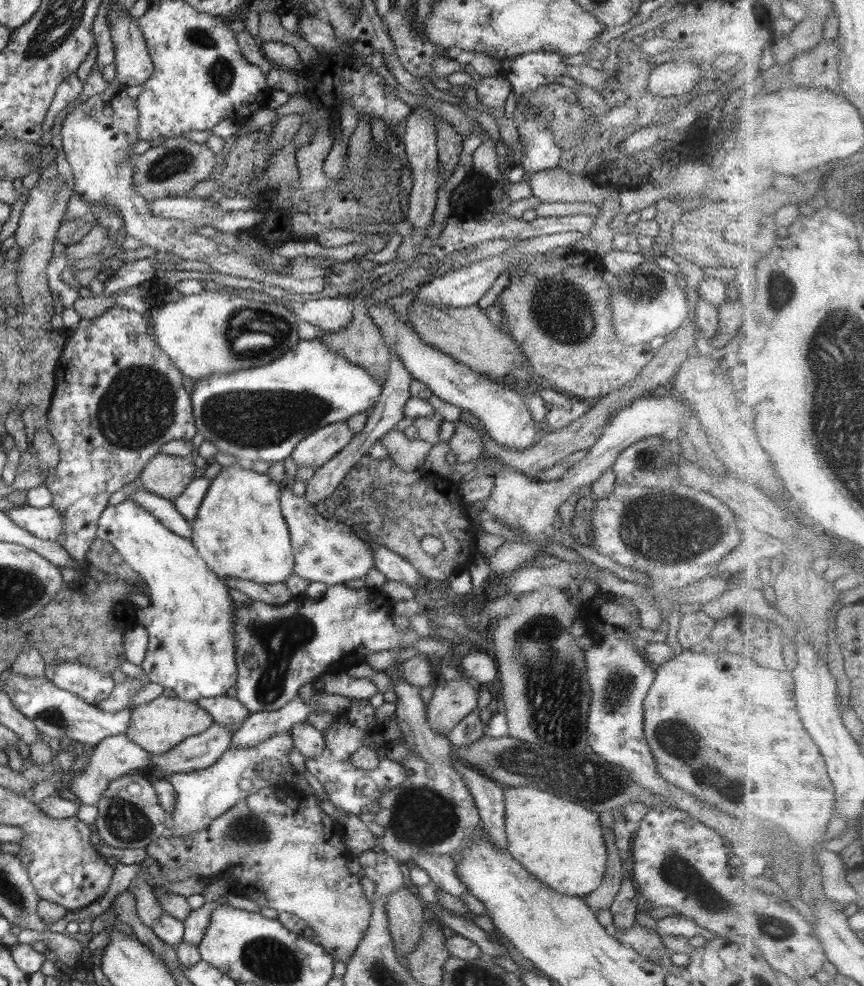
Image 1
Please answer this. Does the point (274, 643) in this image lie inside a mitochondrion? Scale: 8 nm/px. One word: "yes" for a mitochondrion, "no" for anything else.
yes

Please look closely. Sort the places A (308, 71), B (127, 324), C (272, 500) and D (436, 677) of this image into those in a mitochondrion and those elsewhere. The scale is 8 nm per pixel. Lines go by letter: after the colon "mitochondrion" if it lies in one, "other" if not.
A: other
B: other
C: other
D: other

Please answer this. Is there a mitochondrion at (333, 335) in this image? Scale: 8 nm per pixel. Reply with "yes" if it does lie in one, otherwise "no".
no

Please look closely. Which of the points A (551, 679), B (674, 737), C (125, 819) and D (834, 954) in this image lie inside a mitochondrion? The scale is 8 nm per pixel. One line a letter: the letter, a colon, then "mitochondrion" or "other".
A: mitochondrion
B: mitochondrion
C: mitochondrion
D: other

